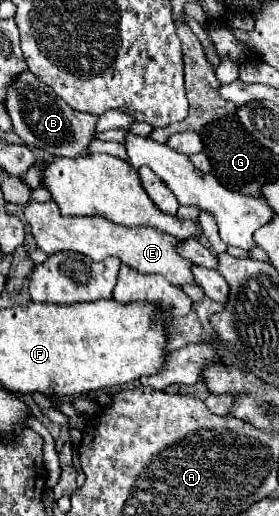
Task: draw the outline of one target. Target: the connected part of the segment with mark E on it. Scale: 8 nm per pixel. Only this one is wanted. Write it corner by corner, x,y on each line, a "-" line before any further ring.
55,202
27,204
25,218
31,224
31,232
35,236
37,248
41,248
47,254
55,254
61,250
73,250
73,252
85,254
97,262
107,256
115,256
123,264
127,264
129,268
133,268
141,274
165,276
167,282
177,288
181,288
183,284
197,284
191,274
193,262
179,256
179,252
177,252
177,246
181,244
181,240
177,240
169,234
163,234
155,228
149,228
149,226
147,228
145,226
127,228
127,226
115,224
101,216
61,216

